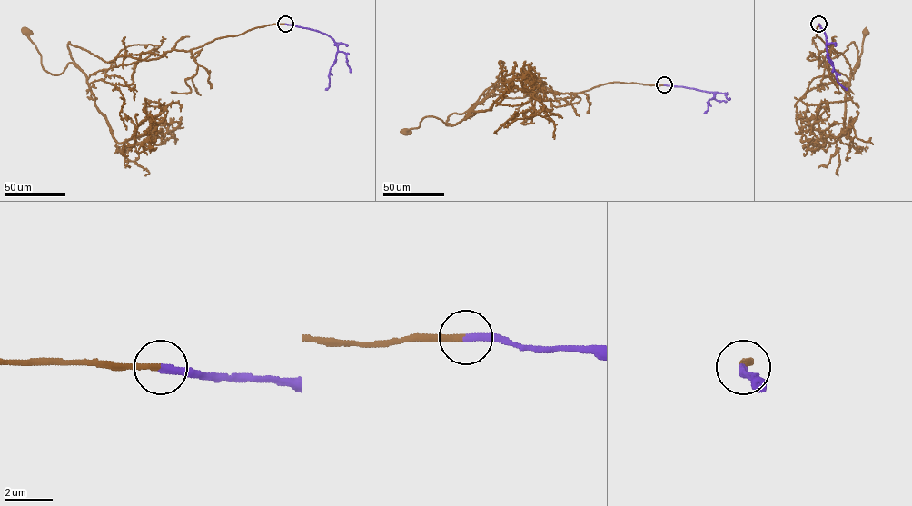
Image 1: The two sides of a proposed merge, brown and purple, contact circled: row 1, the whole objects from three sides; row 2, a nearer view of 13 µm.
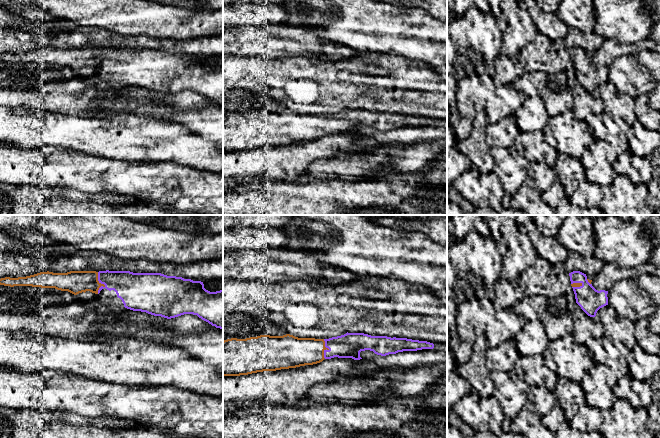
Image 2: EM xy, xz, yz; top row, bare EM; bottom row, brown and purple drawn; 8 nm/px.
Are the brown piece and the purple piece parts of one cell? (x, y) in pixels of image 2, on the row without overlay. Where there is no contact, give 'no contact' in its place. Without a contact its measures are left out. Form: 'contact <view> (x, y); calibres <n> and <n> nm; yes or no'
contact xy (100, 59); calibres 190 and 240 nm; yes

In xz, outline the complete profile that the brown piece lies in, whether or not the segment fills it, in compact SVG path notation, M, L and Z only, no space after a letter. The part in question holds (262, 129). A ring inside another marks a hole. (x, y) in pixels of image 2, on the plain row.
M348 108L329 115L298 114L290 110L231 114L223 117L223 152L296 144L334 133L360 136L360 128L365 126L386 132L433 124L434 120L427 117Z

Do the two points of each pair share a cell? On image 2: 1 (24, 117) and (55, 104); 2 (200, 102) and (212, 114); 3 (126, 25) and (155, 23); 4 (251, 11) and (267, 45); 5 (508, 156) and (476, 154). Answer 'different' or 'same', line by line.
1: different
2: different
3: same
4: different
5: different

